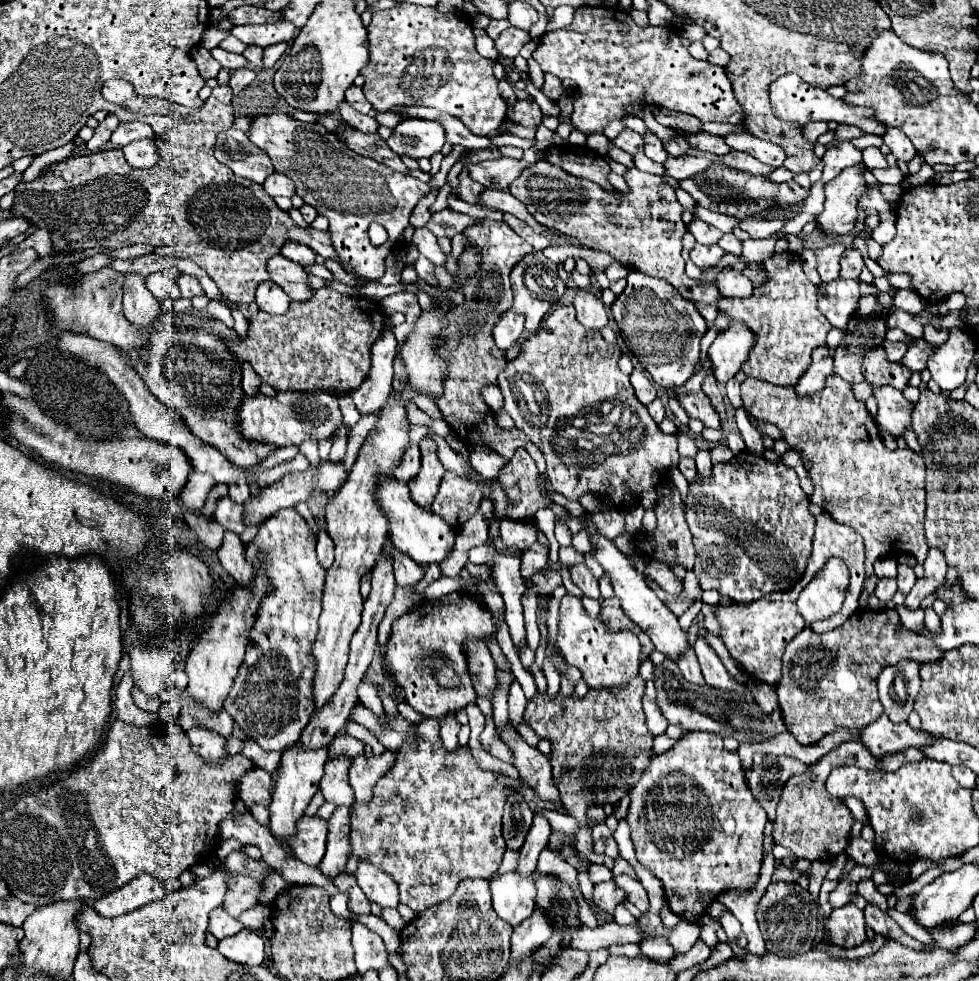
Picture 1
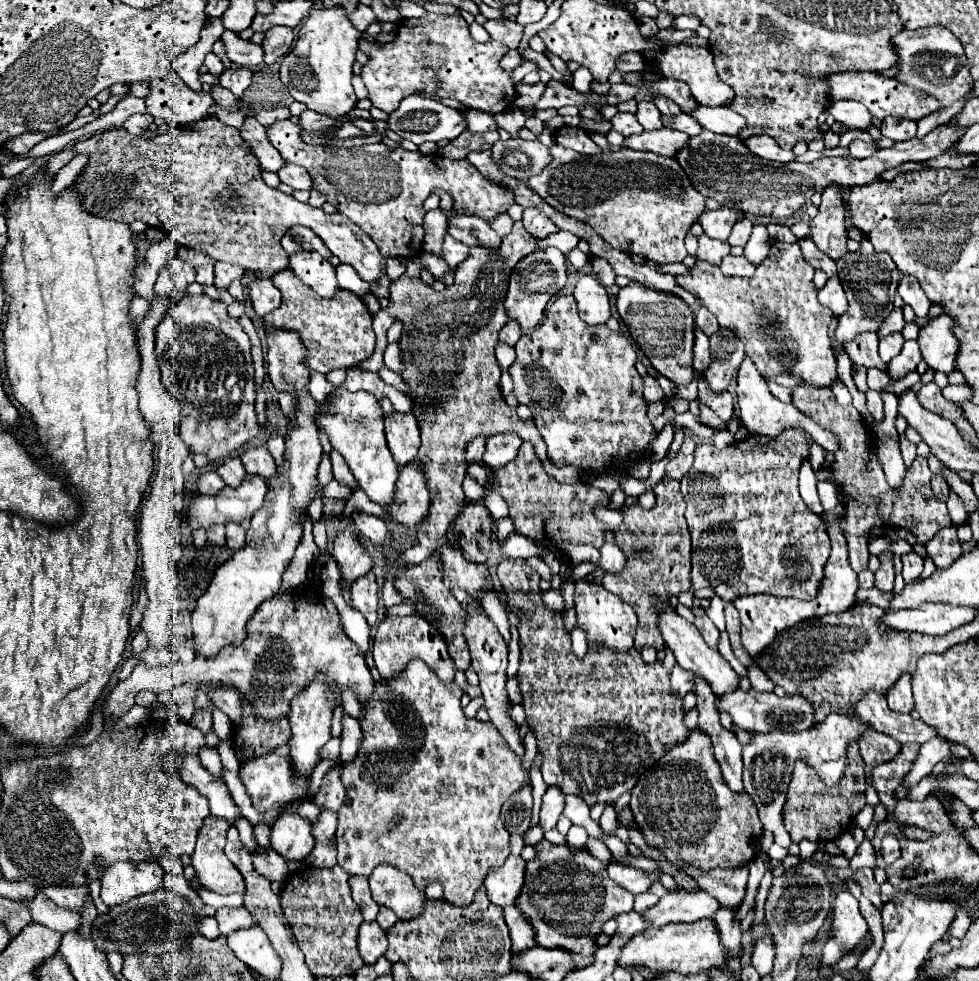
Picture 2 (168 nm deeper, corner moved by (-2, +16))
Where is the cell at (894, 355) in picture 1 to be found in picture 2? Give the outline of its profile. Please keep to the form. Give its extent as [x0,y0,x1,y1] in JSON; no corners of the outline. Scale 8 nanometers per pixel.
[879,334,903,362]

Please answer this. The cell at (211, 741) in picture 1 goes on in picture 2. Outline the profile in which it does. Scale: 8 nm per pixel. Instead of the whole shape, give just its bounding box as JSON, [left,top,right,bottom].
[189,708,213,734]

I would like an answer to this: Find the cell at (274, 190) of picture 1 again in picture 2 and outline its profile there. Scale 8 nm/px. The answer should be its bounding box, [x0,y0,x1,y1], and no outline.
[279,164,311,190]

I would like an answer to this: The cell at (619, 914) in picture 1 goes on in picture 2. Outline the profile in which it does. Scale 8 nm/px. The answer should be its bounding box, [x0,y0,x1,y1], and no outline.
[515,838,634,954]

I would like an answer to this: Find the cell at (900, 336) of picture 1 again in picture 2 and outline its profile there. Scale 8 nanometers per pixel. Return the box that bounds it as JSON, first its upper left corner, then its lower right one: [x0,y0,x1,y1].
[917,314,957,372]

